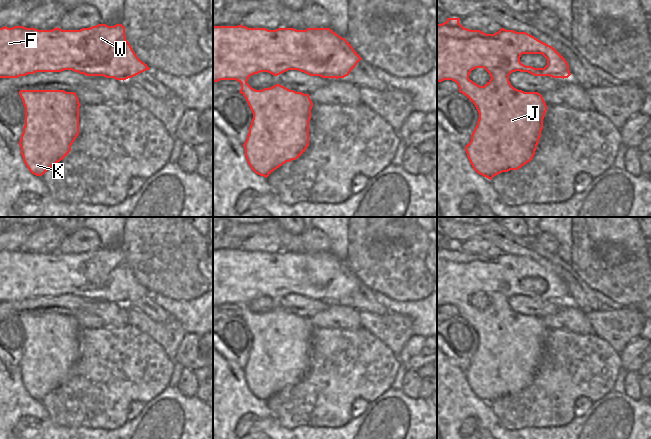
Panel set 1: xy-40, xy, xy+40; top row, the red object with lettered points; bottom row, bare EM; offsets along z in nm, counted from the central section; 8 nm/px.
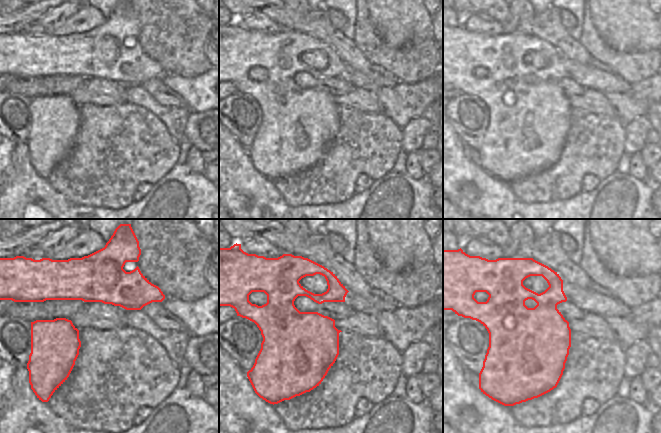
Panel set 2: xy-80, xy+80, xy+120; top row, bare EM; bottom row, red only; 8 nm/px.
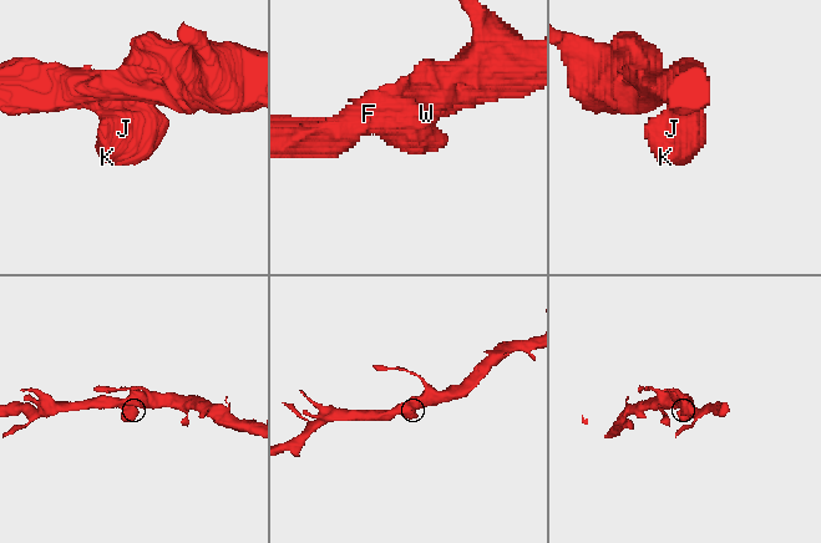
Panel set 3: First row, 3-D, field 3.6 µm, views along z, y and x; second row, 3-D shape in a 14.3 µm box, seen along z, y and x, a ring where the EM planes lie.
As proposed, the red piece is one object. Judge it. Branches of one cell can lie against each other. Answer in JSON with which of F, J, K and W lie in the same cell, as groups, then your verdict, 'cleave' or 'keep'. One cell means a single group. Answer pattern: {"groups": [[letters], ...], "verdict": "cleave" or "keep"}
{"groups": [["F", "J", "K", "W"]], "verdict": "keep"}

